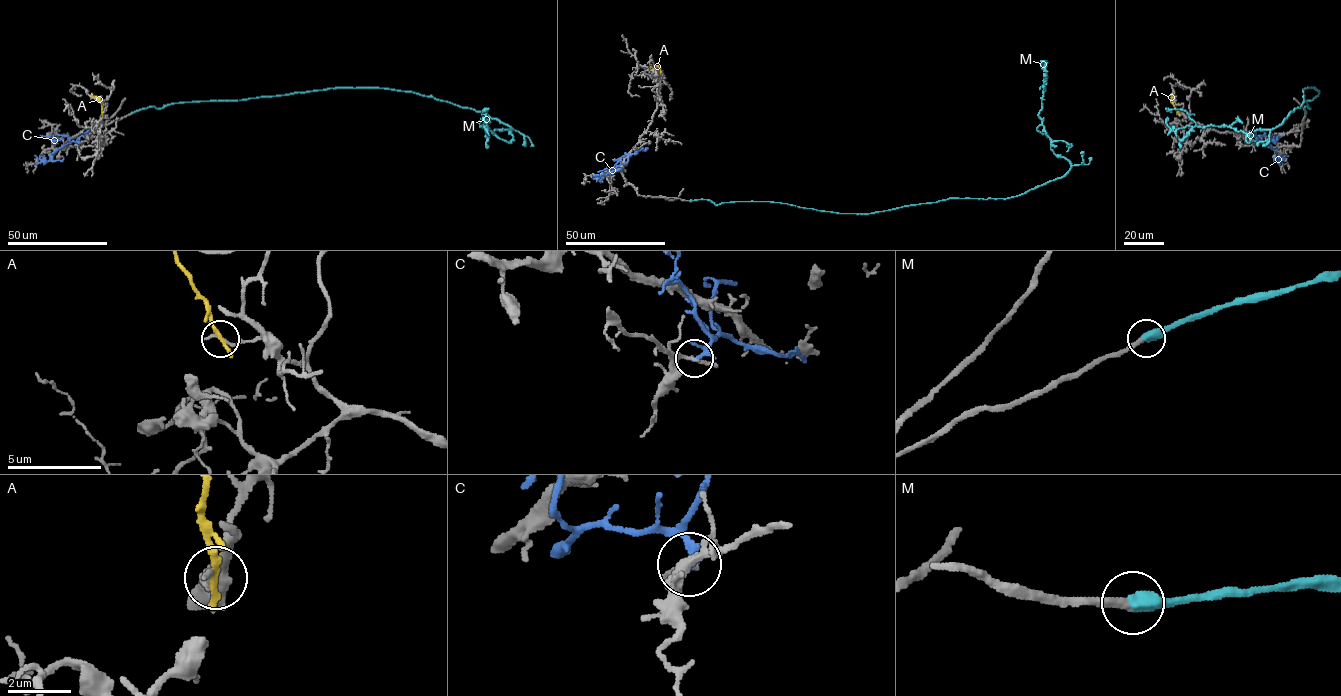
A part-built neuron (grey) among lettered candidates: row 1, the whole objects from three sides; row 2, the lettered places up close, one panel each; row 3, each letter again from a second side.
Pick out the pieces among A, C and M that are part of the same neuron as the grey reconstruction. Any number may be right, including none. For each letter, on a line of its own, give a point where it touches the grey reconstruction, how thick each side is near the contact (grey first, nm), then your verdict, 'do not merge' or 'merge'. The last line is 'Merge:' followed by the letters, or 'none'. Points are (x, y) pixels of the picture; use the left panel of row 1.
A: (102, 114) | 160/280 nm | do not merge
C: (78, 143) | 190/180 nm | do not merge
M: (132, 113) | 280/500 nm | merge
Merge: M

